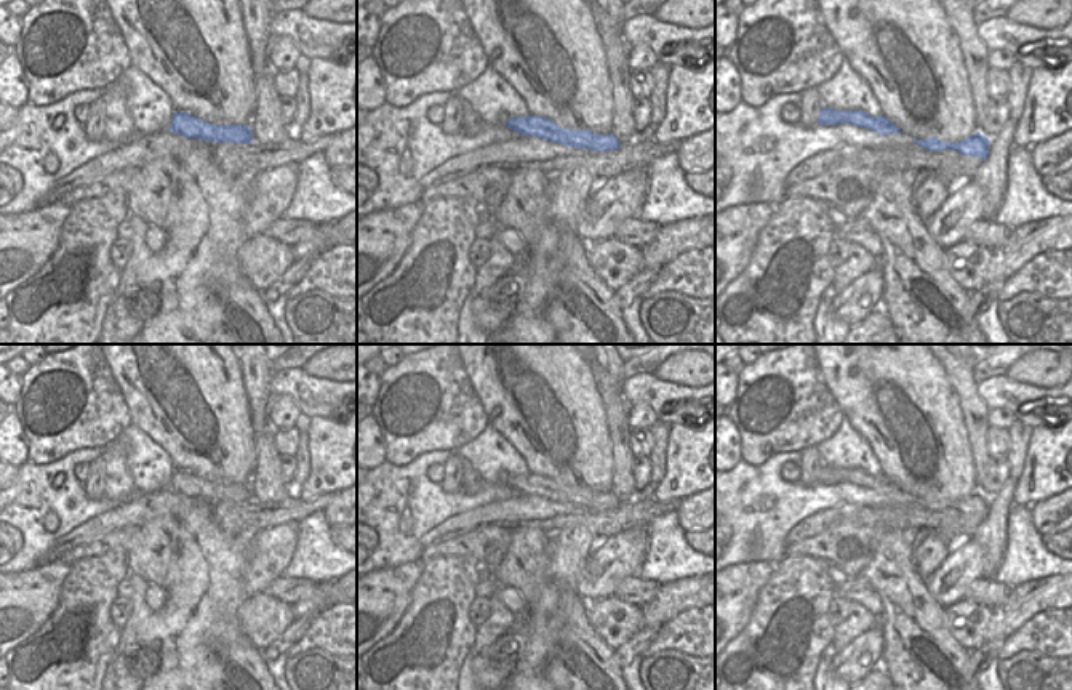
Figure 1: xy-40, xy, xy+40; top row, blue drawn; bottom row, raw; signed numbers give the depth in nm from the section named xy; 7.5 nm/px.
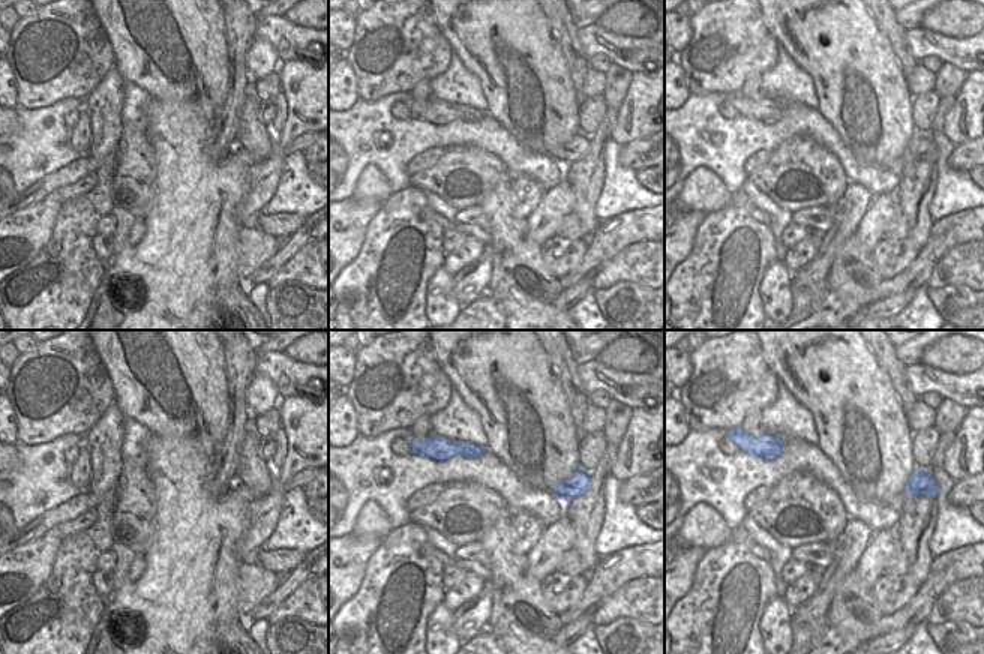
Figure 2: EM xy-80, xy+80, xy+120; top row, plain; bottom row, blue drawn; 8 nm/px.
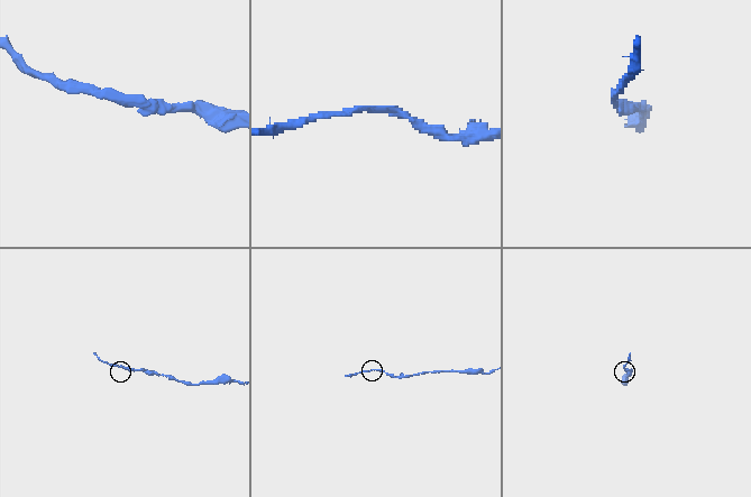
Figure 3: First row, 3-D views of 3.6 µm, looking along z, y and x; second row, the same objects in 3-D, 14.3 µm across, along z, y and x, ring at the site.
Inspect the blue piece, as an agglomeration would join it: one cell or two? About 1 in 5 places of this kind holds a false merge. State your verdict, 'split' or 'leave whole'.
leave whole

